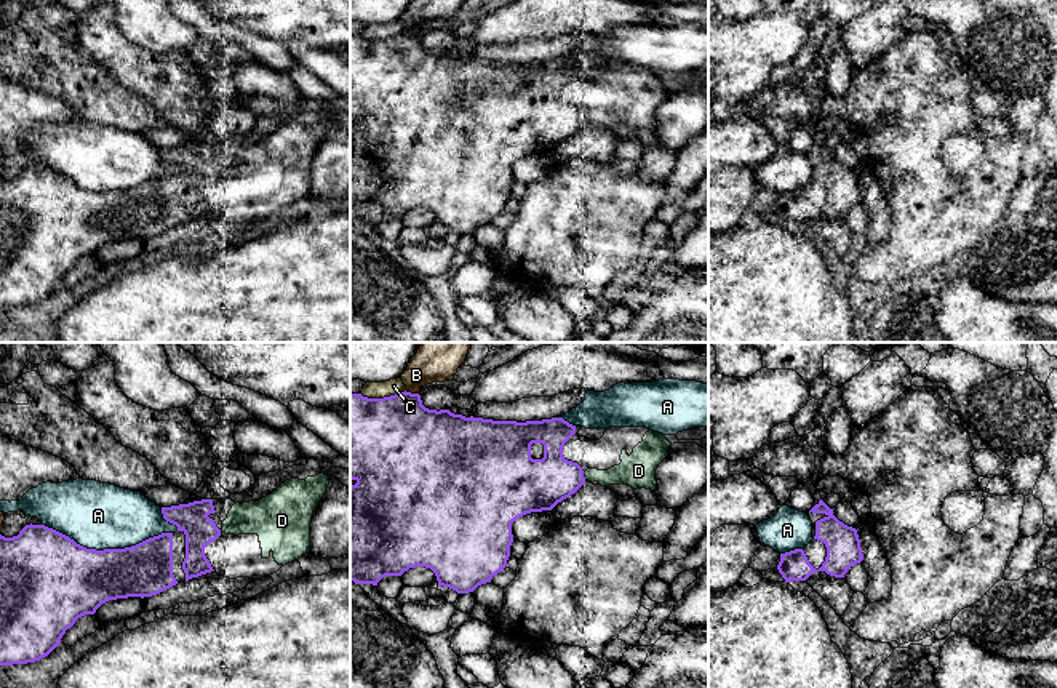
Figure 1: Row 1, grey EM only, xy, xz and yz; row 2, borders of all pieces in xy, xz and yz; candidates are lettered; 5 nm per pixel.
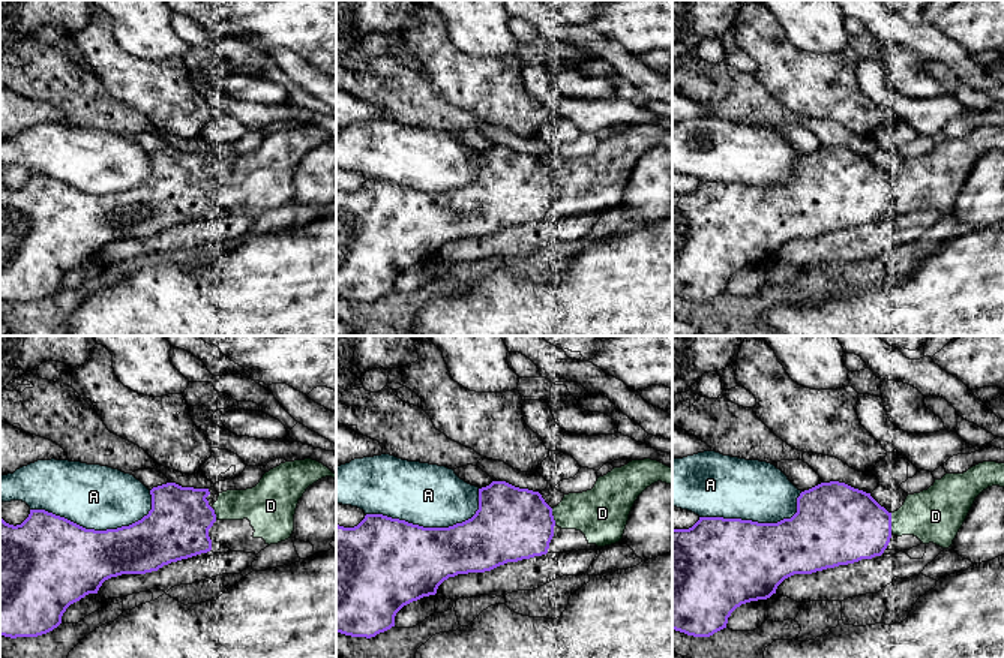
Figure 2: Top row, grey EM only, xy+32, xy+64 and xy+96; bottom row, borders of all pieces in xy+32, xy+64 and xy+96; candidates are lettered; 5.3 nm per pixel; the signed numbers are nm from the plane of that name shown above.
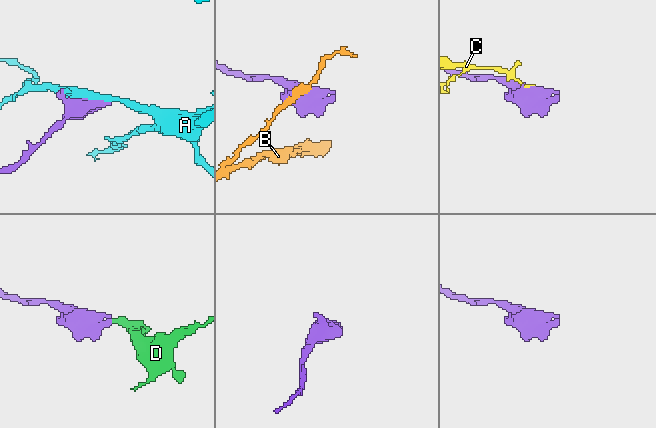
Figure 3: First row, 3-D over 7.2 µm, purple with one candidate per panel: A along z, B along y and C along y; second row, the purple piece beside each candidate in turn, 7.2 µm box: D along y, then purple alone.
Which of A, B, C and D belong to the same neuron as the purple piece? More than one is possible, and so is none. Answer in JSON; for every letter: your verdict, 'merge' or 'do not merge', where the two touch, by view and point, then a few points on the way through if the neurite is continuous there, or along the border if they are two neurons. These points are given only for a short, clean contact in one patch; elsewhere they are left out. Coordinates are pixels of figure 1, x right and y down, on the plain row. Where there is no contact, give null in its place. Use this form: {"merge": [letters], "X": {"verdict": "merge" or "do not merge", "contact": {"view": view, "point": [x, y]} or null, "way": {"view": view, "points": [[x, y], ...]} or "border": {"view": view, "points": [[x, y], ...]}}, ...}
{"merge": ["D"], "A": {"verdict": "do not merge", "contact": {"view": "xy", "point": [107, 191]}}, "B": {"verdict": "do not merge", "contact": {"view": "xz", "point": [410, 34]}}, "C": {"verdict": "do not merge", "contact": {"view": "xz", "point": [384, 39]}, "border": {"view": "xz", "points": [[405, 31], [382, 39], [363, 39], [360, 36]]}}, "D": {"verdict": "merge", "contact": {"view": "xz", "point": [582, 117]}}}

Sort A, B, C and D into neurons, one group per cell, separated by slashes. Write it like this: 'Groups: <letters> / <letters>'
Groups: A / B / C / D

